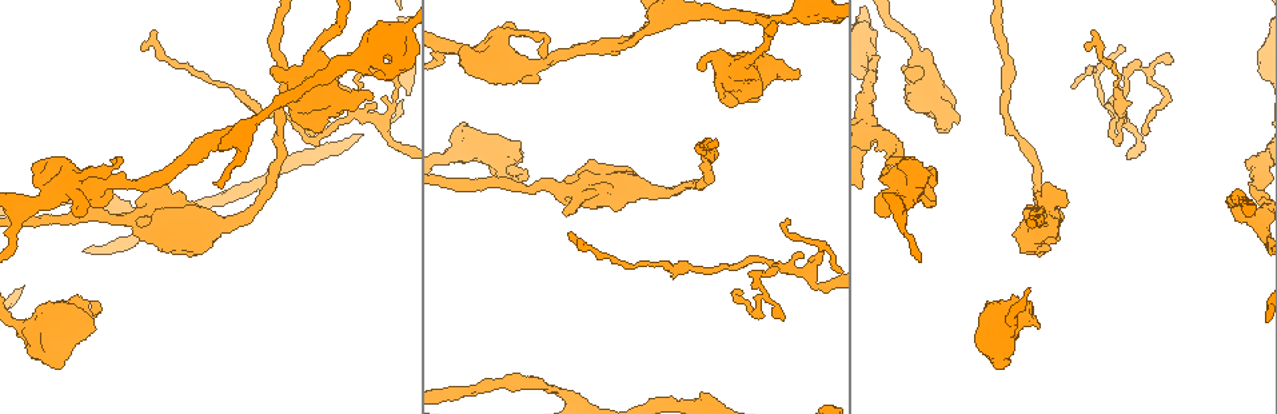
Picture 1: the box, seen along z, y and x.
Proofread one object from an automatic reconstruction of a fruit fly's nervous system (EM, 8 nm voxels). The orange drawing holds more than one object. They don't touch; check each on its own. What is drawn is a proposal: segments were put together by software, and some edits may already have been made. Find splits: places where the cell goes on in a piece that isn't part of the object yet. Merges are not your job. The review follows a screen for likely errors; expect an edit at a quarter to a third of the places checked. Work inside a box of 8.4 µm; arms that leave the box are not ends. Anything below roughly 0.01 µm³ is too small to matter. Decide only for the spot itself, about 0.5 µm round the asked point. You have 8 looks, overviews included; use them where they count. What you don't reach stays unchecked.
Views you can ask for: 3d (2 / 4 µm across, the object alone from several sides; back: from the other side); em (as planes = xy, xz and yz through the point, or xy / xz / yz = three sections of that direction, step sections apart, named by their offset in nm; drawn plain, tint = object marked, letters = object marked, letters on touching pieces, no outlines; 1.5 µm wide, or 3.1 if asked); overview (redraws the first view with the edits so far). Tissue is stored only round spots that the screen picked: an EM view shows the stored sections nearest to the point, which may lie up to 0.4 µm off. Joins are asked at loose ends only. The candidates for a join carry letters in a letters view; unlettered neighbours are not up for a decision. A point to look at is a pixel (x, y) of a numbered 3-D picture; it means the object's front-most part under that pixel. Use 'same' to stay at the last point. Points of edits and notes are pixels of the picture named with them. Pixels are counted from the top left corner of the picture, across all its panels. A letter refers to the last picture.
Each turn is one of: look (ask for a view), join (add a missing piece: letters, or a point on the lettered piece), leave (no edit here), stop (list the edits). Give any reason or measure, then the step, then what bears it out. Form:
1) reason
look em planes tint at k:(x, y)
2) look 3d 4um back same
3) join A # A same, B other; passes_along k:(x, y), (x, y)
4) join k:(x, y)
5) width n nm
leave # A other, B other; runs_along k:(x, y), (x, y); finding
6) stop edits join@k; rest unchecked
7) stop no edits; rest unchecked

look em planes tint at 1:(922, 73)

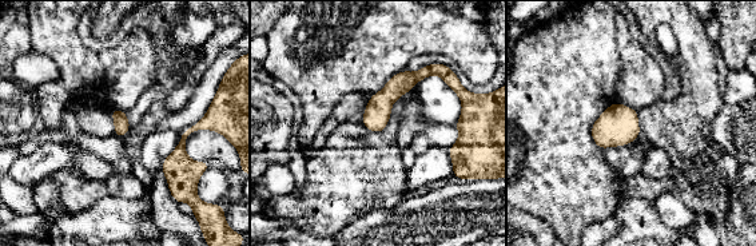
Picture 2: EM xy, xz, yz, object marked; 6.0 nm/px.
what lies round it
look em planes letters same

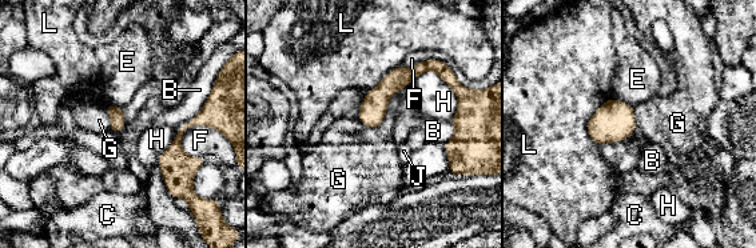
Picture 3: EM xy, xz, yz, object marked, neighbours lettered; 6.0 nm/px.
width 90 nm; longest_contact H 360 nm
leave # B other, C other, E other, F other, G other, H other, J other, L other; no lettered piece goes on from it

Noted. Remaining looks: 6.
branch stops here
look 3d 2um at 1:(370, 97)

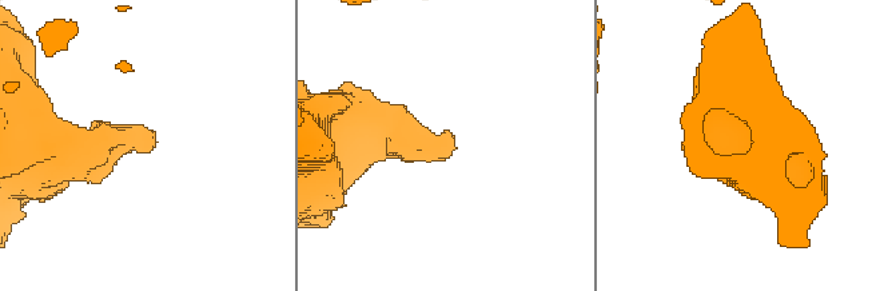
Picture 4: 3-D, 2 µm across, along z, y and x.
now the EM
look em planes letters at 4:(151, 149)

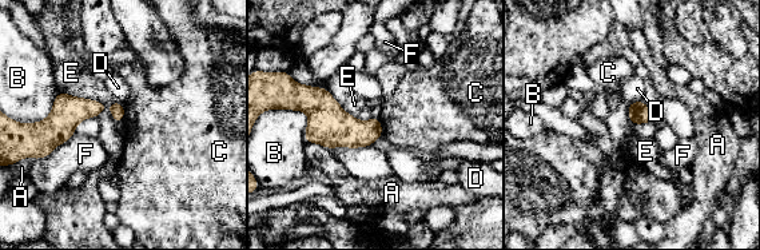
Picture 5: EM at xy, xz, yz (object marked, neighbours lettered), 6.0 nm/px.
longest_contact E 400 nm
leave # A other, B other, C other, D other, E other, F other; border 5:(378, 118), (384, 135); none of them fits

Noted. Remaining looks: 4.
tapers out
look 3d 2um at 1:(118, 161)

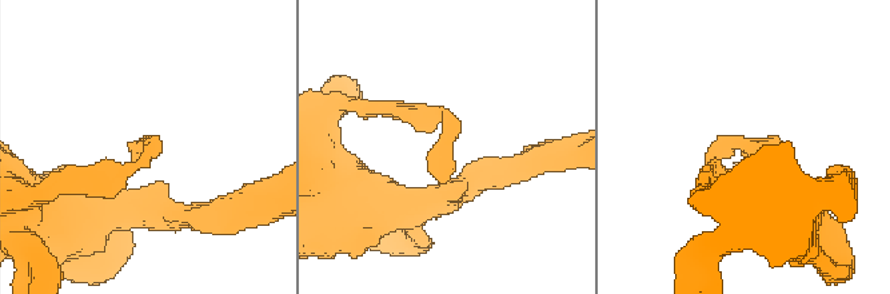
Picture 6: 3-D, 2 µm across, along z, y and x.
now the EM
look em xz step 8 tint at 6:(778, 140)

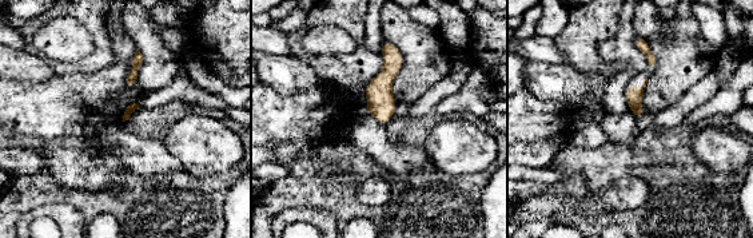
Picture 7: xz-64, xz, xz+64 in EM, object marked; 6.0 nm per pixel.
cut it another way
look em planes letters same

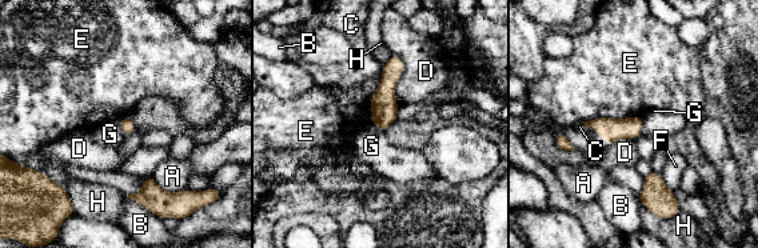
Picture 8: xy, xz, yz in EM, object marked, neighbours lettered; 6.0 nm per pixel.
leave # A other, B other, C other, D other, E other, F other, G other, H other; border 8:(119, 119), (124, 136); none of them fits

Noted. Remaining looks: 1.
stop no edits; rest unchecked

